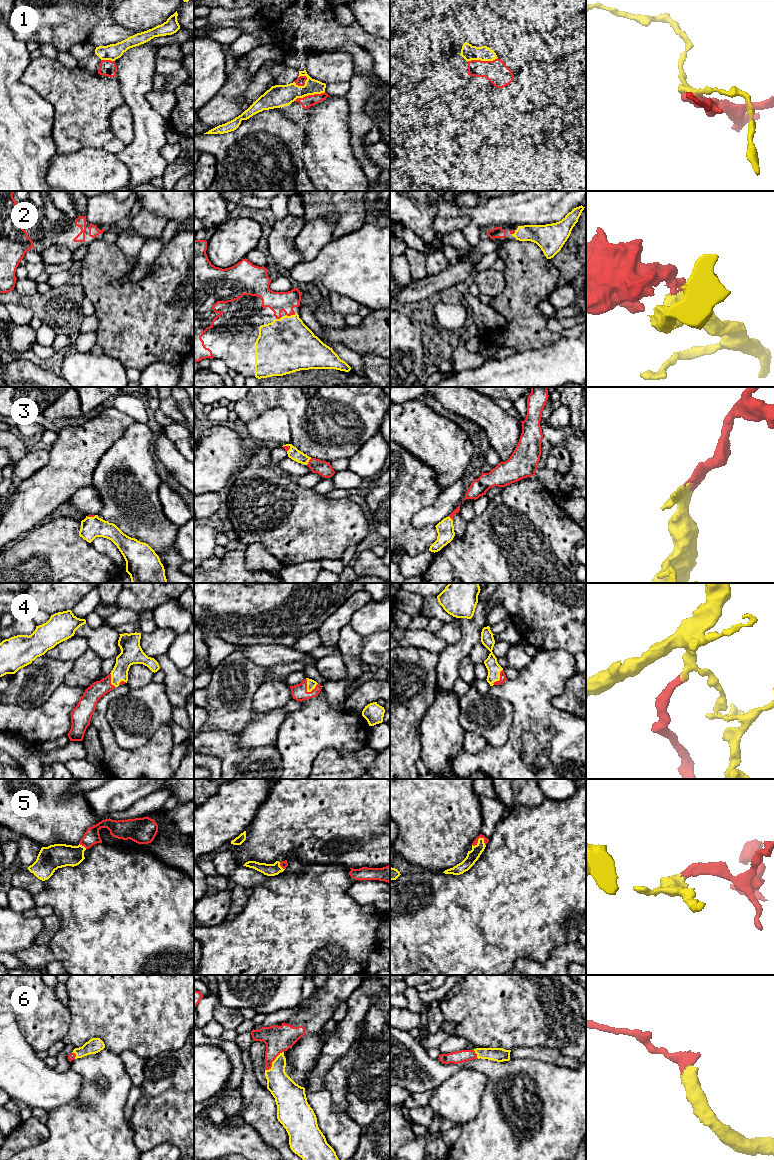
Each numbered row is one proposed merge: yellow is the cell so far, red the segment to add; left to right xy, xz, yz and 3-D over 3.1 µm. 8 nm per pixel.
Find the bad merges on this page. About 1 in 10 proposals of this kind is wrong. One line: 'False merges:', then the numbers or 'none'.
False merges: 1

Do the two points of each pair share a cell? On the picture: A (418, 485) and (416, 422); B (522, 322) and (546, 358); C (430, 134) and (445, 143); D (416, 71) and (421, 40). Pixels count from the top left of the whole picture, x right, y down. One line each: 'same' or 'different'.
A: different
B: different
C: same
D: different

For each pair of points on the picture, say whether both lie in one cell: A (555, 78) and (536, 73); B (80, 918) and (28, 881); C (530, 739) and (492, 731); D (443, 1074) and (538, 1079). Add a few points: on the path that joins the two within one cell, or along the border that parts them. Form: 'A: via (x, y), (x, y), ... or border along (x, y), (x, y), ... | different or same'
A: via (550, 83), (544, 83), (539, 78) | same
B: border along (44, 881), (44, 887), (33, 895) | different
C: border along (514, 711), (508, 739), (499, 746), (487, 744) | different
D: via (467, 1064), (483, 1065), (492, 1070), (514, 1070) | same

